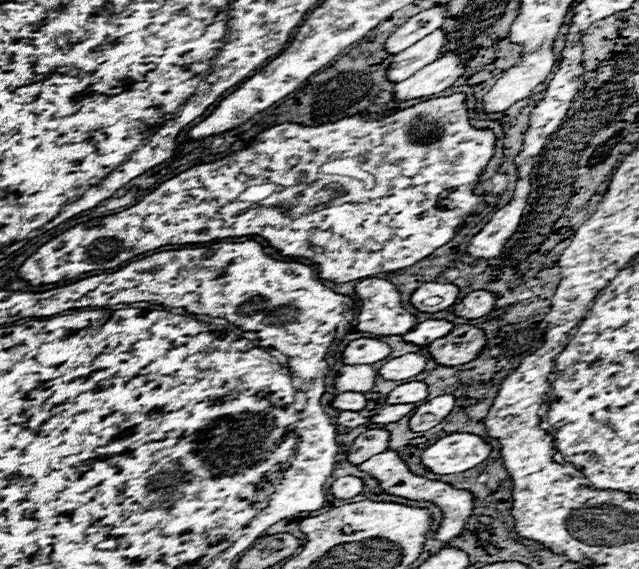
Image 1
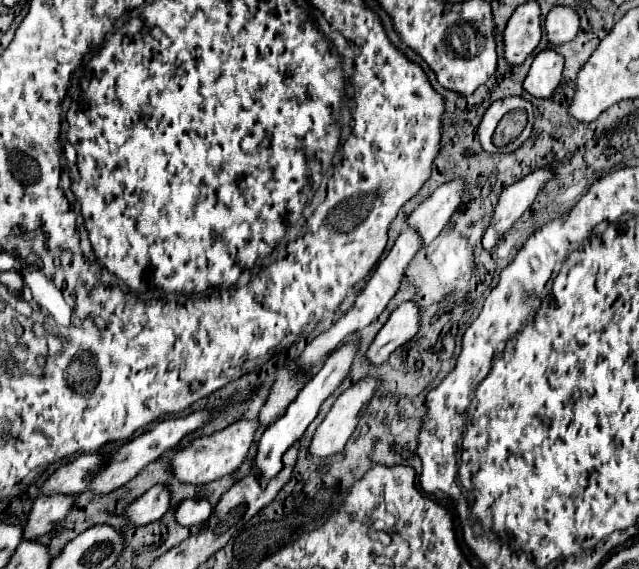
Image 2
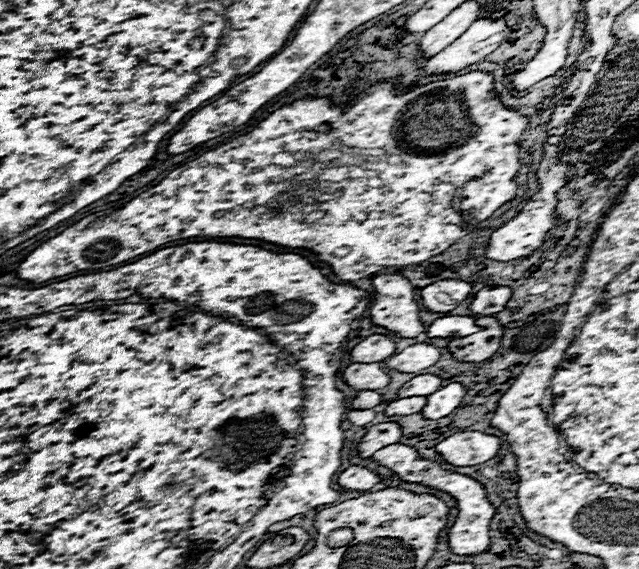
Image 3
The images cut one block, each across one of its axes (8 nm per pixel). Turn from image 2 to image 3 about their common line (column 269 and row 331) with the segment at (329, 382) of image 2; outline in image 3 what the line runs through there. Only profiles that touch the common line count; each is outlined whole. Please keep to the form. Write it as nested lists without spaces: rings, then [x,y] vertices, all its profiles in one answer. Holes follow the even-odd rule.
[[[444,316],[428,328],[430,338],[460,338],[474,332],[480,332],[480,326],[476,326],[476,316]]]

